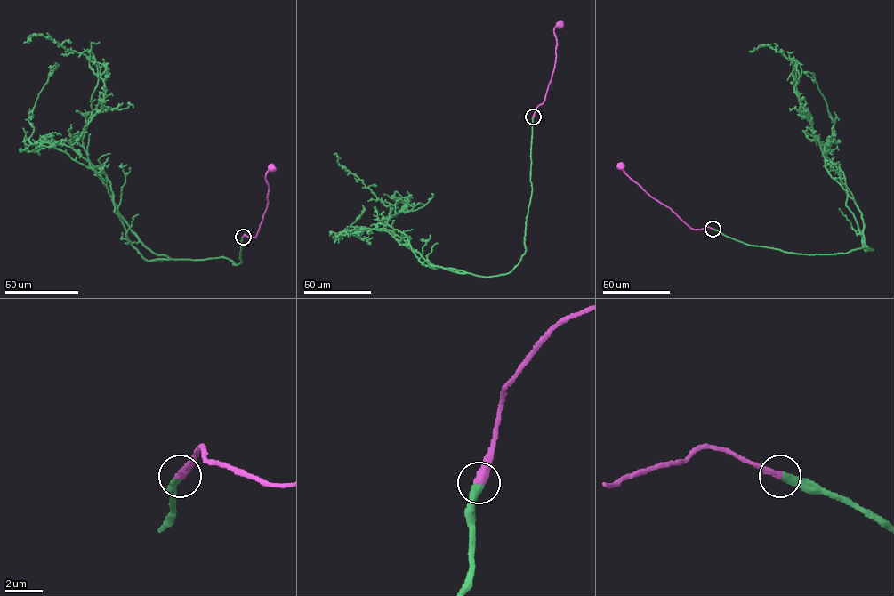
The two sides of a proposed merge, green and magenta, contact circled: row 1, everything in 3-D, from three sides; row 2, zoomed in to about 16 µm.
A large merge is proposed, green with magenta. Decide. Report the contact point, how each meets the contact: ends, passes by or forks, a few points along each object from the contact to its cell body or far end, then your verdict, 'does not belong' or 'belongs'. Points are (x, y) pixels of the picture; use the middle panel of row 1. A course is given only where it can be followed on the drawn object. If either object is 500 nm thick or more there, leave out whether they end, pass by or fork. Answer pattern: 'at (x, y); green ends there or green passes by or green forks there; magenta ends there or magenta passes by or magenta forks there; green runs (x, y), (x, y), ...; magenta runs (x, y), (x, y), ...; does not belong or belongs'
at (533, 116); green ends there; magenta ends there; green runs (533, 116), (526, 251), (505, 274), (424, 265), (406, 236), (387, 225), (407, 199), (380, 200), (334, 155); magenta runs (533, 116), (535, 108), (544, 99), (551, 79), (556, 57), (554, 29), (560, 24); belongs

